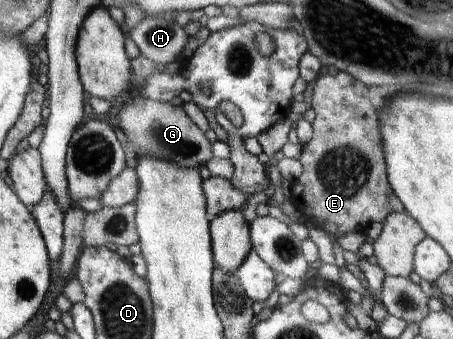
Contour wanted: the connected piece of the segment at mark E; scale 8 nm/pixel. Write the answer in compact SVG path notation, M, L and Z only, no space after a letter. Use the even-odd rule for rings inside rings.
M342 71L336 76L320 76L310 102L316 117L311 123L312 138L302 147L299 158L300 176L291 185L295 208L334 239L370 222L382 224L391 212L404 212L404 205L388 182L380 116L370 102L368 85Z

